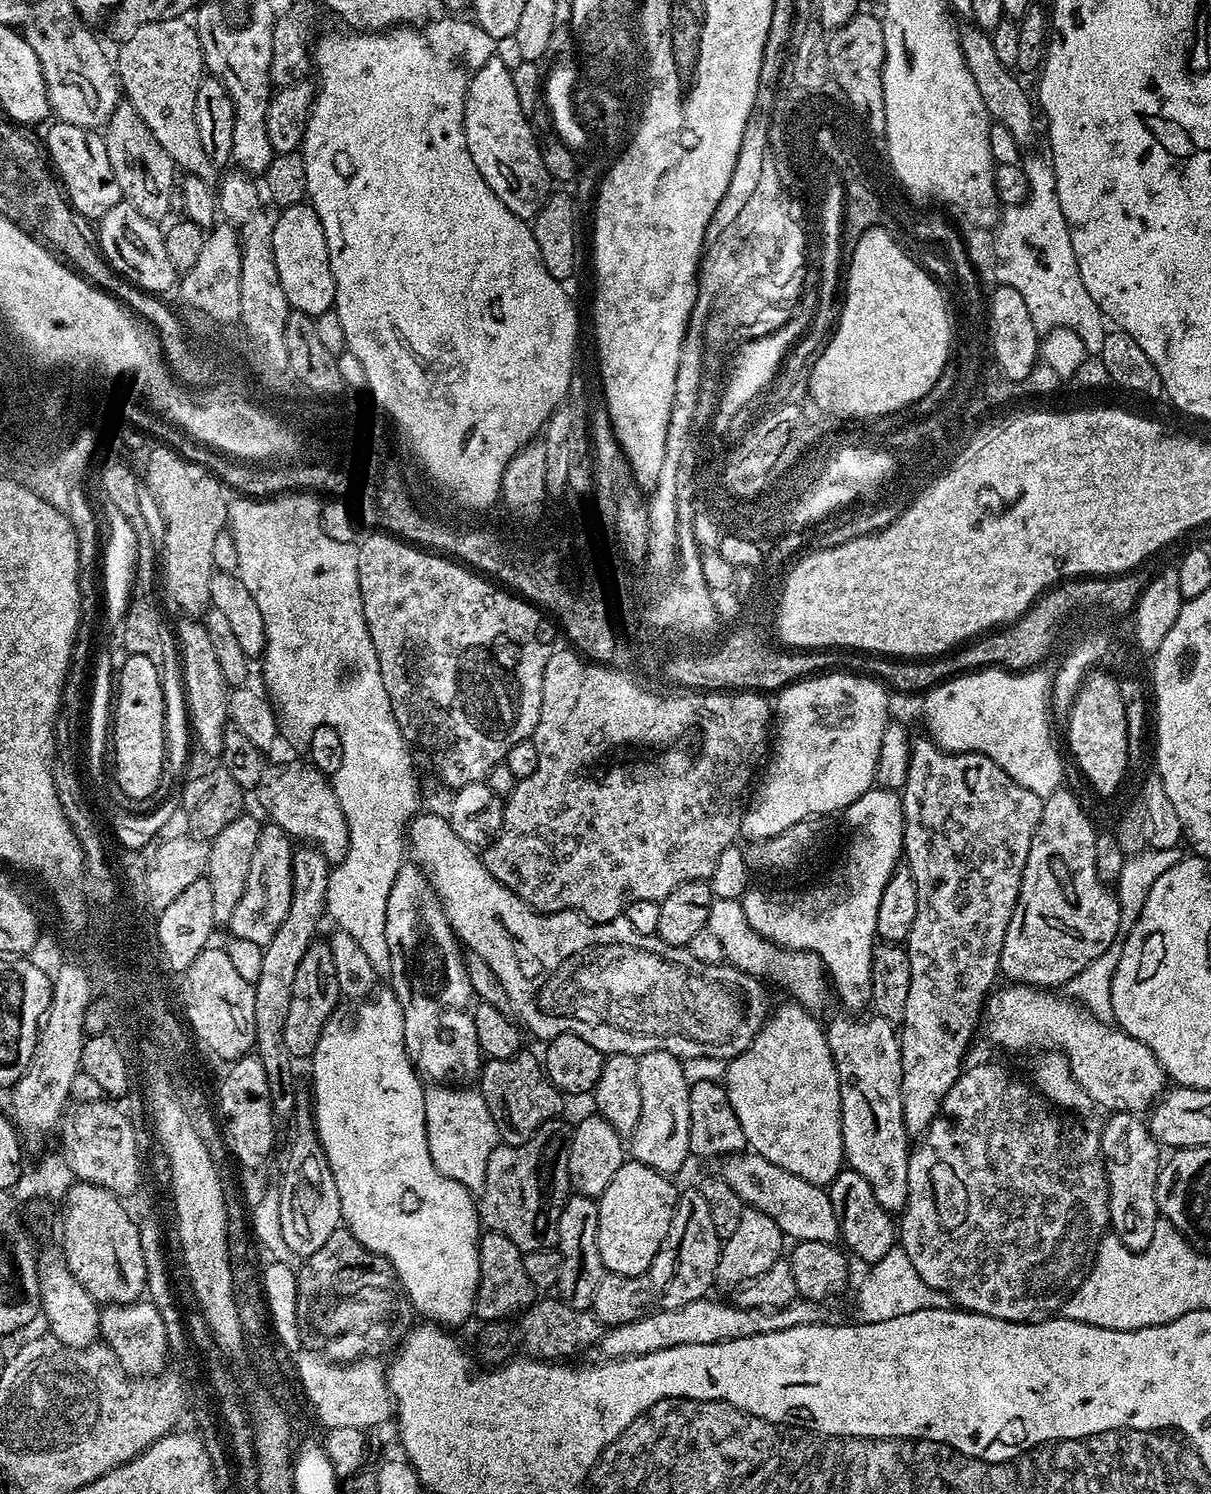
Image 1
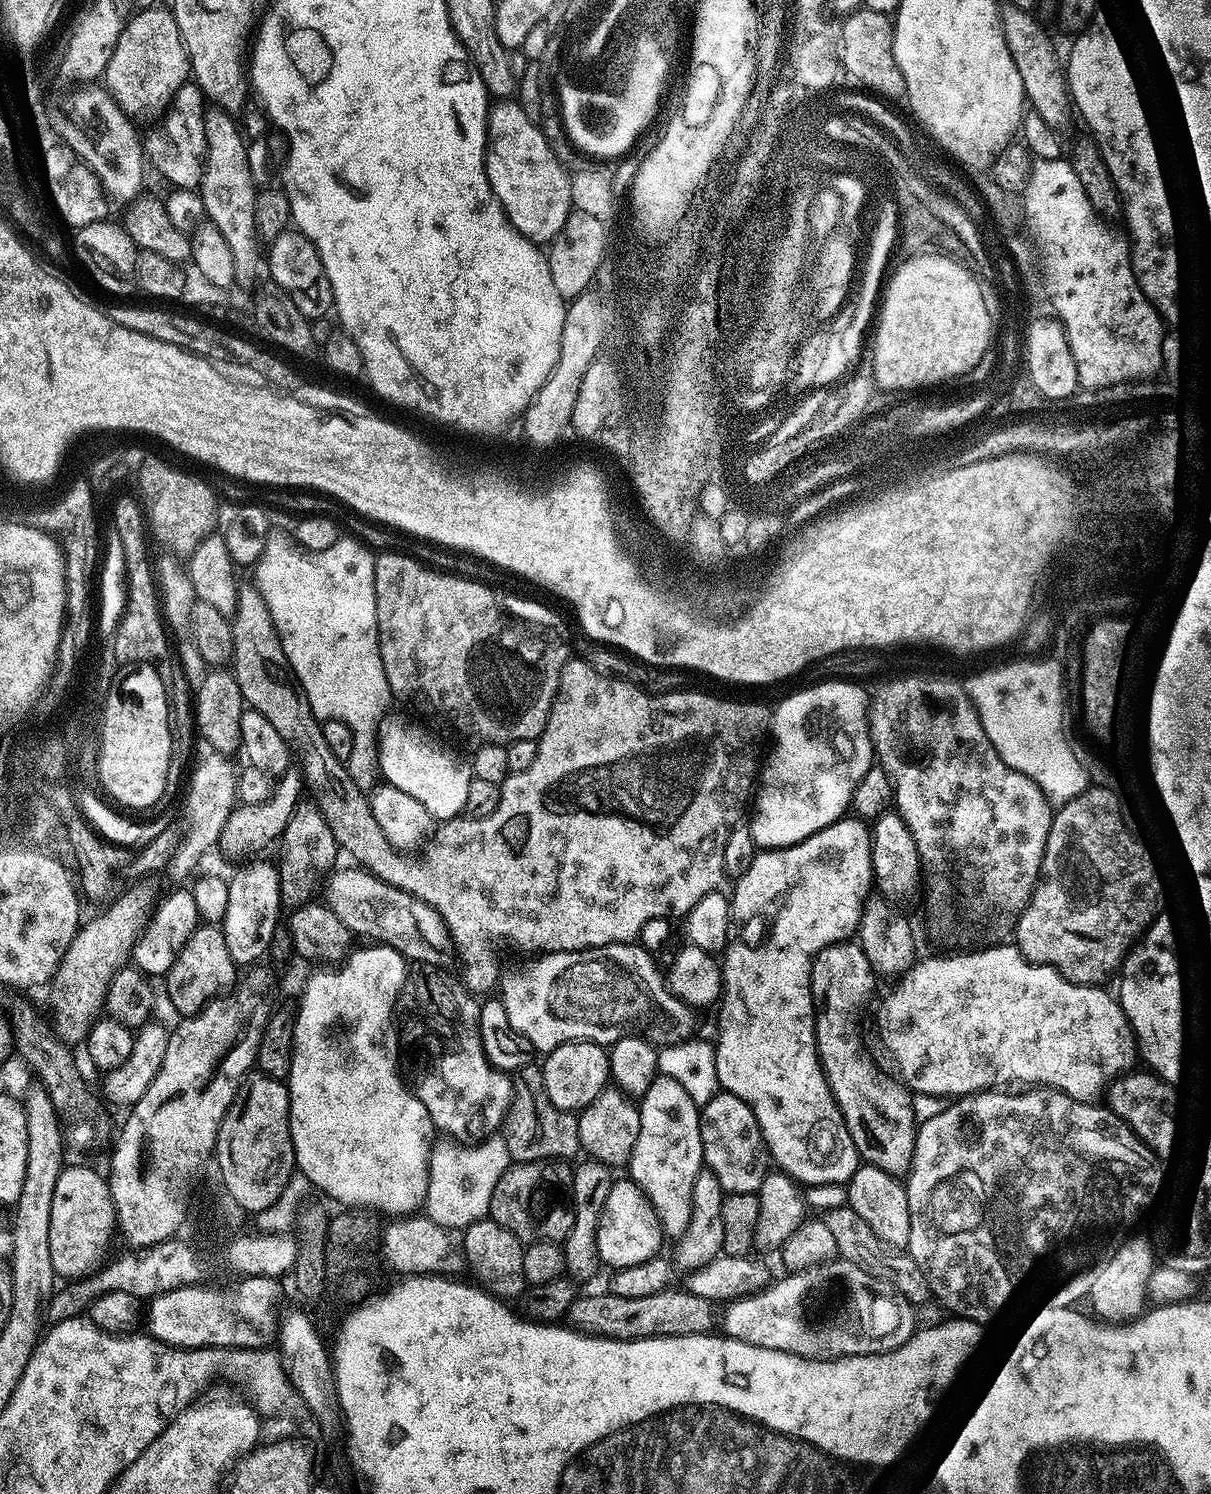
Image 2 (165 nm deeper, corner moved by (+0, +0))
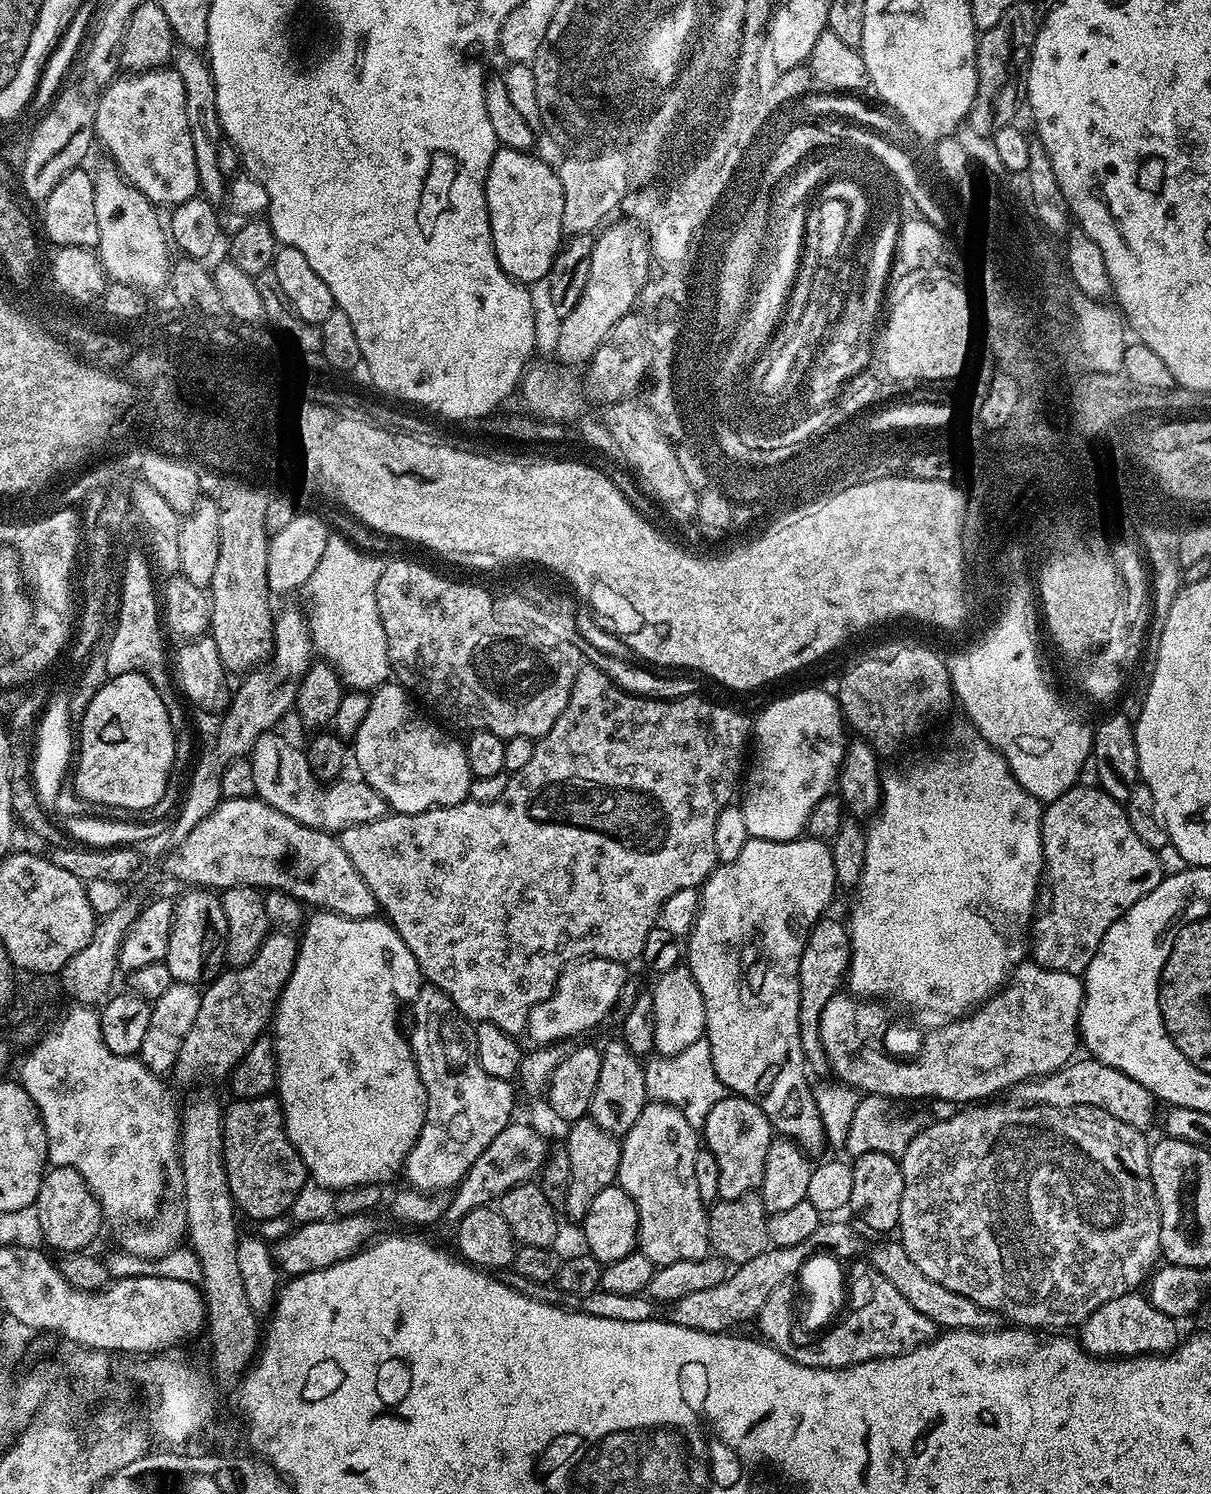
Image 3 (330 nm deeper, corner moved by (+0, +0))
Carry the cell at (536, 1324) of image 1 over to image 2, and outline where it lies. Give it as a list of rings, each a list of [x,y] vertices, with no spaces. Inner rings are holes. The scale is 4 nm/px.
[[[669,1286],[658,1294],[649,1294],[647,1298],[603,1295],[577,1295],[566,1309],[567,1323],[586,1336],[602,1336],[605,1340],[645,1340],[651,1336],[703,1336],[713,1331],[711,1301],[687,1290],[679,1292],[675,1286]]]

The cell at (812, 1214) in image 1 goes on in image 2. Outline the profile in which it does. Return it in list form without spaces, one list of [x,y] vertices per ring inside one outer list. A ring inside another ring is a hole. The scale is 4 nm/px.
[[[847,1206],[832,1208],[828,1213],[823,1213],[822,1219],[828,1232],[834,1238],[839,1259],[849,1260],[851,1264],[861,1268],[867,1276],[872,1277],[873,1281],[892,1280],[894,1286],[892,1288],[913,1305],[922,1303],[926,1298],[929,1299],[928,1283],[922,1270],[918,1270],[914,1258],[908,1255],[903,1247],[895,1248],[891,1244],[893,1242],[891,1239],[874,1234],[858,1218],[858,1214],[854,1214],[852,1208]]]

